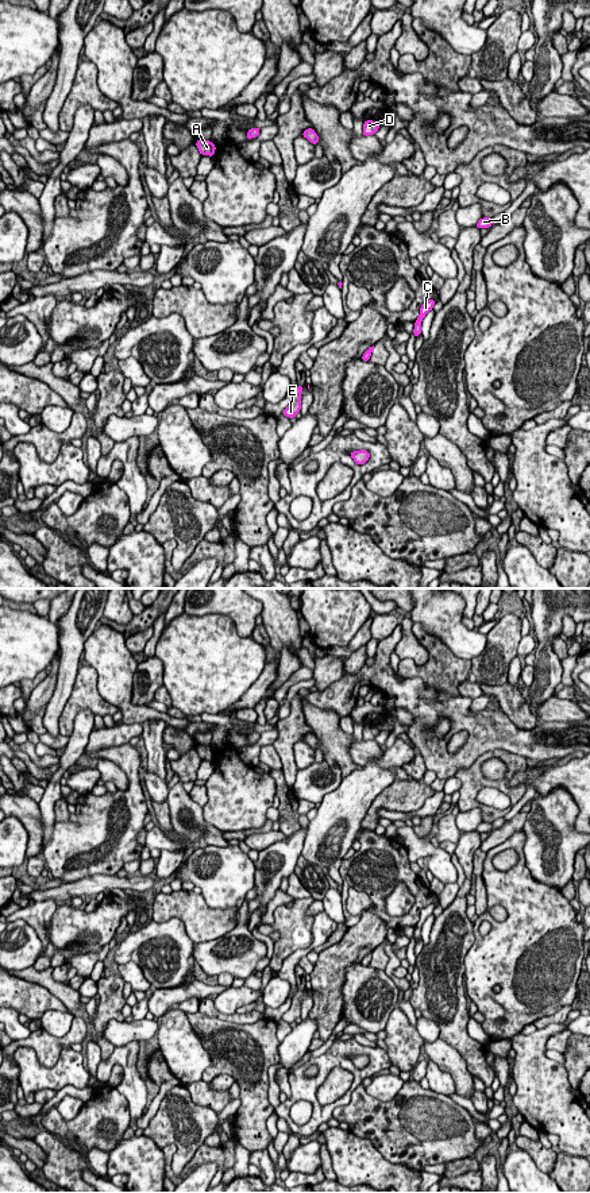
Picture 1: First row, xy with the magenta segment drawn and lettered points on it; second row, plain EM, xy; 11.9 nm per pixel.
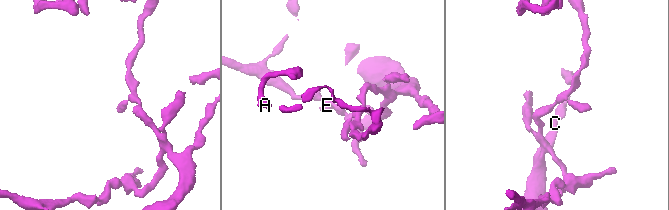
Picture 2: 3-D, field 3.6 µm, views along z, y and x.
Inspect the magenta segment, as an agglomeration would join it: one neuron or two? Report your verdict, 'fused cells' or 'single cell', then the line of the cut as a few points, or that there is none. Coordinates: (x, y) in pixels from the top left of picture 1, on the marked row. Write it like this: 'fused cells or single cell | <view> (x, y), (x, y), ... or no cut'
single cell | no cut

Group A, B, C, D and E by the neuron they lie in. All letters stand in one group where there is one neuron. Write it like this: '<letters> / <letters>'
A B C D E

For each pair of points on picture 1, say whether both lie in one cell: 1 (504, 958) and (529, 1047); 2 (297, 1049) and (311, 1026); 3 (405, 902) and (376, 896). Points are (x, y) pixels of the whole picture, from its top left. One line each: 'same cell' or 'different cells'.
1: different cells
2: same cell
3: different cells

